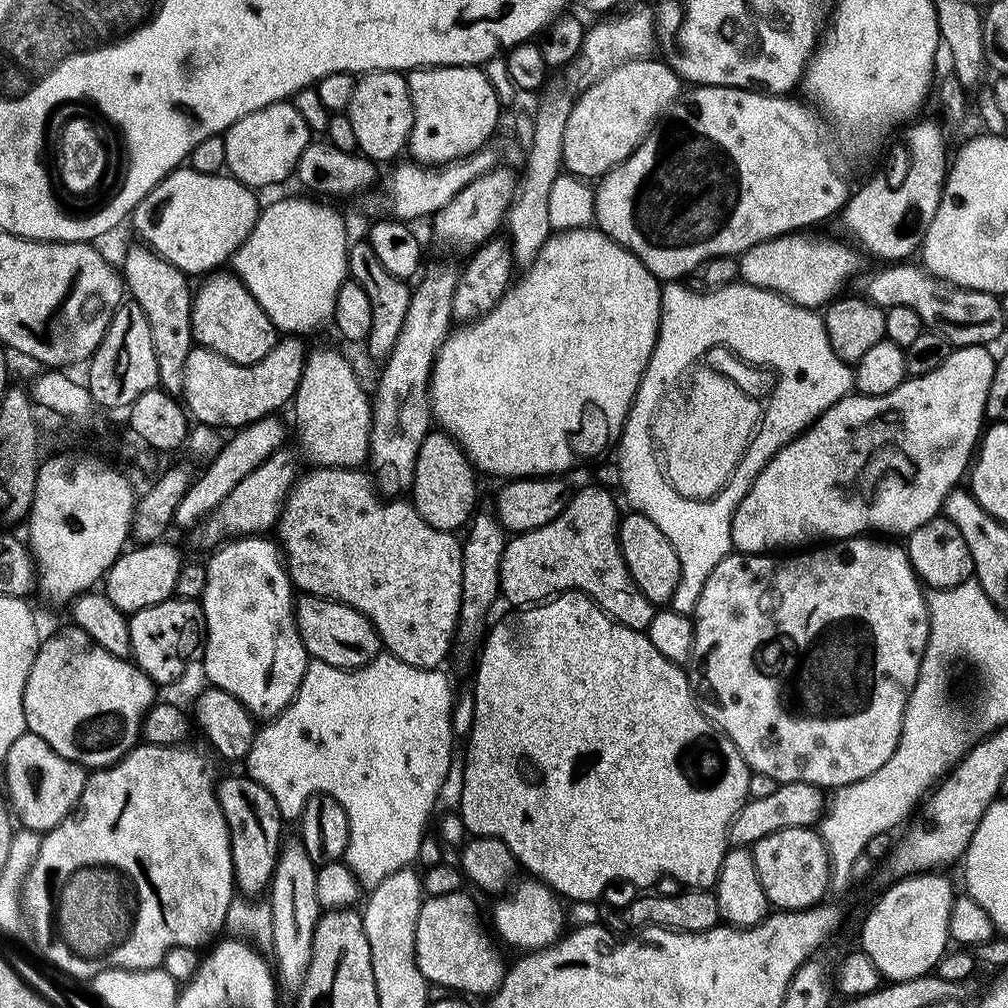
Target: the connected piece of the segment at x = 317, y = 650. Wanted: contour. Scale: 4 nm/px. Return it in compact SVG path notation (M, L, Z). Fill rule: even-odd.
M304 594L295 601L294 607L296 629L312 660L351 670L371 664L381 655L380 635L376 633L371 622L350 605L337 604L334 600Z

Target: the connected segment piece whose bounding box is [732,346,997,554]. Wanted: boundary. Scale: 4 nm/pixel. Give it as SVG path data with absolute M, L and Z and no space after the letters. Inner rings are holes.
M966 346L965 348L957 348L952 350L949 356L944 359L940 366L934 370L930 370L929 373L922 374L921 376L911 376L909 375L905 380L903 380L898 387L894 390L890 390L890 394L882 394L881 396L862 396L859 394L849 394L841 398L838 402L834 402L834 406L830 406L830 410L825 412L815 420L812 425L806 429L802 435L795 440L786 445L782 450L778 450L778 454L774 454L774 458L766 466L766 470L762 470L762 474L758 474L758 478L754 482L754 486L750 486L750 490L746 494L746 498L742 498L742 502L736 507L736 513L732 519L732 547L738 552L754 552L757 554L772 554L777 550L784 550L787 544L796 544L799 540L808 540L811 536L828 536L829 541L835 542L838 540L851 540L854 536L863 536L865 534L888 534L884 532L901 532L901 534L907 534L918 530L918 526L922 526L926 522L930 522L935 518L935 516L941 515L942 509L940 508L944 504L944 499L952 492L952 487L959 482L960 479L965 479L966 473L969 471L970 465L974 460L974 453L977 451L978 445L982 439L982 429L986 424L985 412L987 410L987 396L990 394L991 383L994 382L994 374L996 368L997 357L995 355L991 356L989 349L985 346Z

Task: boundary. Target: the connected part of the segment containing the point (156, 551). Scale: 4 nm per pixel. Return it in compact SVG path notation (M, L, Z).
M144 544L141 548L129 547L120 553L119 558L112 563L108 575L102 581L104 595L114 602L118 611L131 614L138 610L146 610L146 606L158 606L158 602L173 599L176 583L180 580L180 556L172 544Z

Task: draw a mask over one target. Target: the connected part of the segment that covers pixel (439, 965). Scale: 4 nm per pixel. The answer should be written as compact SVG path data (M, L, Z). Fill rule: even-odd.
M465 891L427 897L415 919L416 961L431 985L484 997L500 988L507 965L478 926L474 904Z

